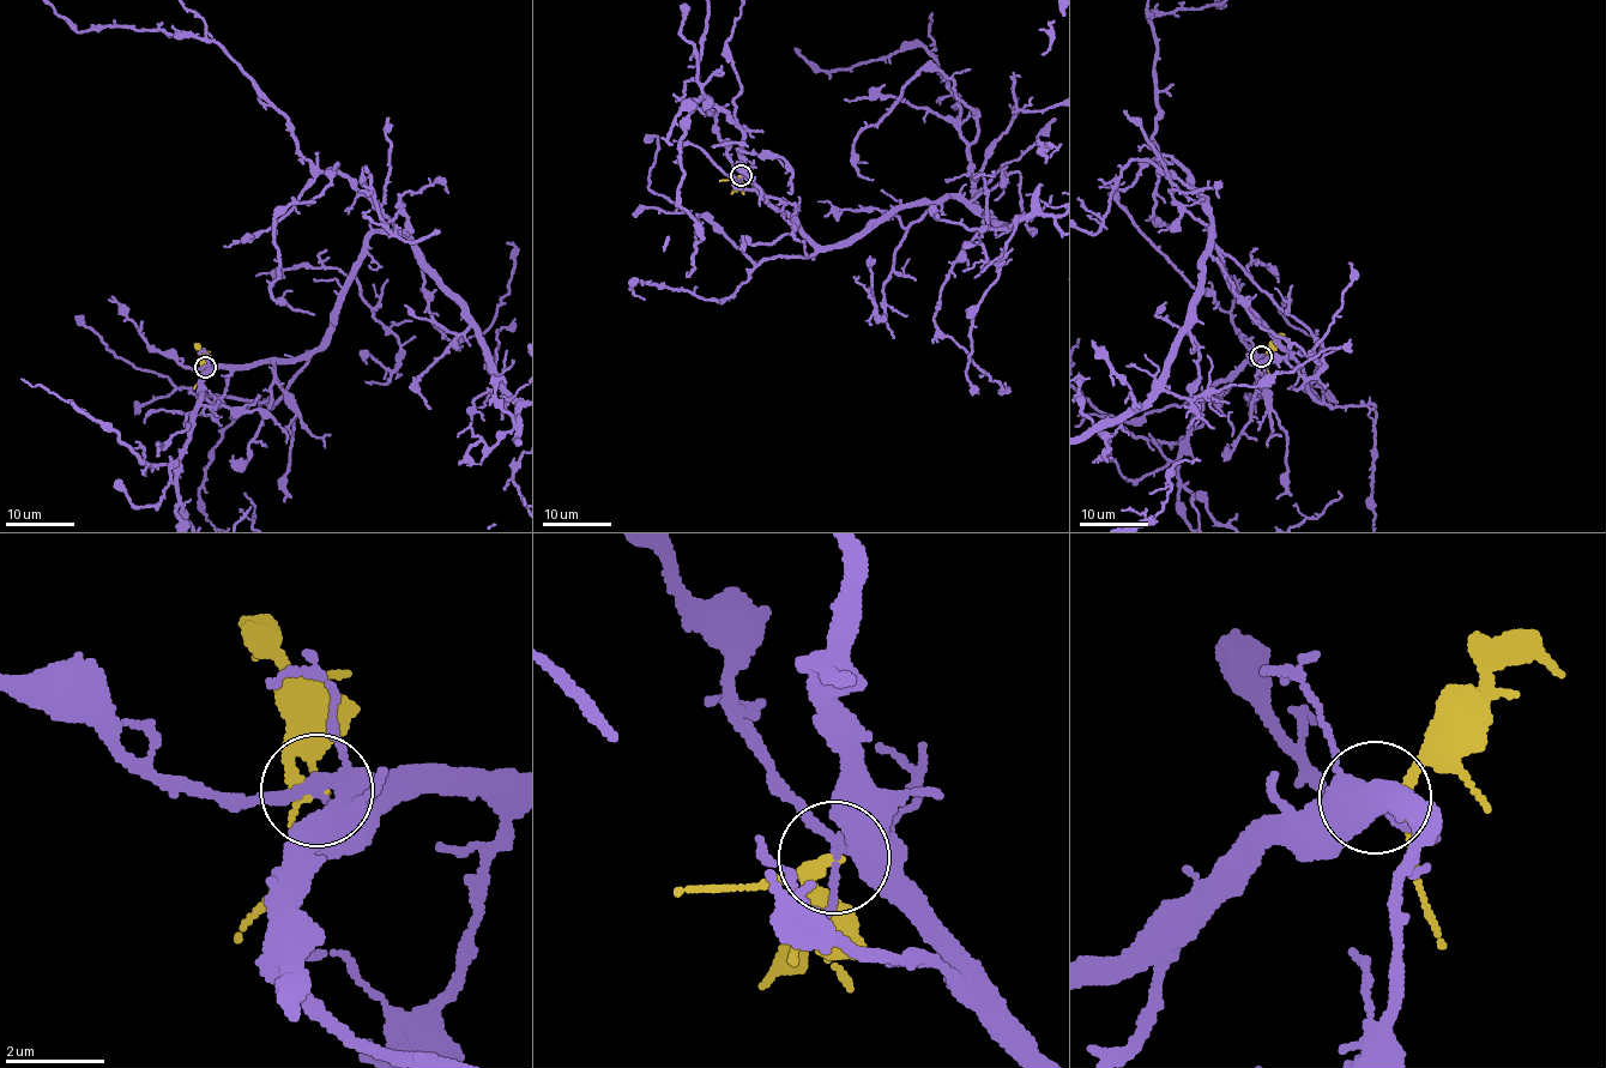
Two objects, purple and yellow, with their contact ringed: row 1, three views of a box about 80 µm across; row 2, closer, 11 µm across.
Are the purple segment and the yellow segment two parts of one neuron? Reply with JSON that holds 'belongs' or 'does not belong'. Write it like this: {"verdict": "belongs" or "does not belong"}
{"verdict": "does not belong"}

